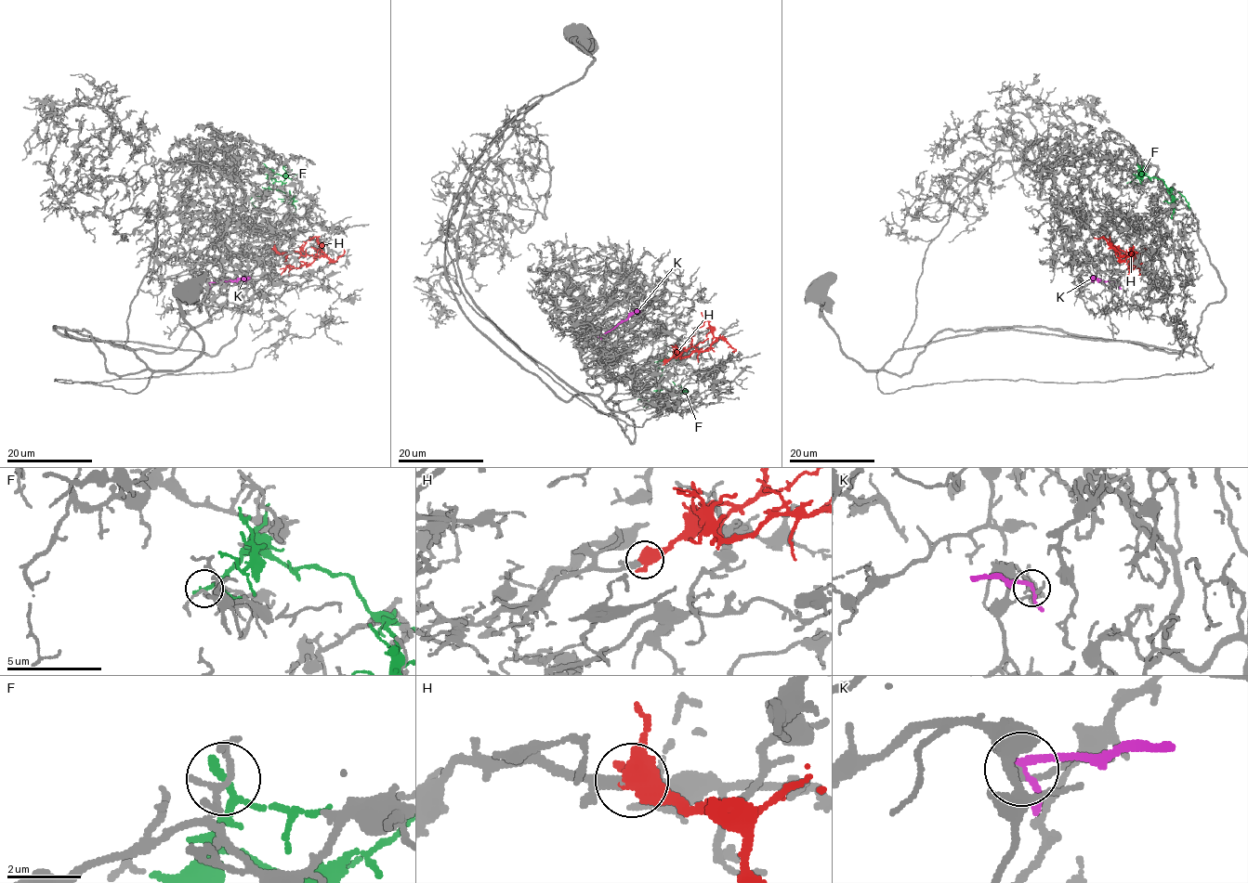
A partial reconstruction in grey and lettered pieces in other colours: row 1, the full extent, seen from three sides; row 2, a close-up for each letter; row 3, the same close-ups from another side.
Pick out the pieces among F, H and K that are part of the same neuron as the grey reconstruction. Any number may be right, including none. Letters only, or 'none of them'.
H

